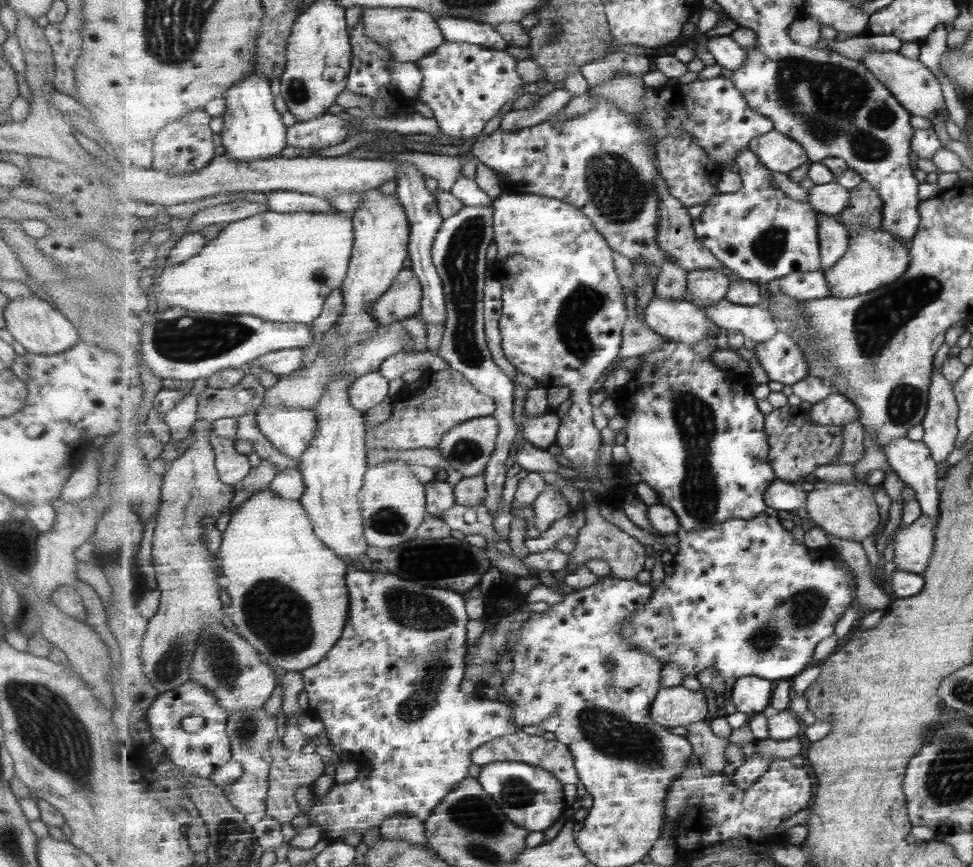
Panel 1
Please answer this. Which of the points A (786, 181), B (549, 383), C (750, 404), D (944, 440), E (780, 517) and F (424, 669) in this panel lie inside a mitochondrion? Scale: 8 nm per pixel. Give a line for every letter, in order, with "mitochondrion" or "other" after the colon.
A: other
B: other
C: other
D: other
E: other
F: mitochondrion

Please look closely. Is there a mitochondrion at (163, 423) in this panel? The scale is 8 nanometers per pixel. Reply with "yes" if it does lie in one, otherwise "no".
no

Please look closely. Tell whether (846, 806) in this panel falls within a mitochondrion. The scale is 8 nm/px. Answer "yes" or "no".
no

